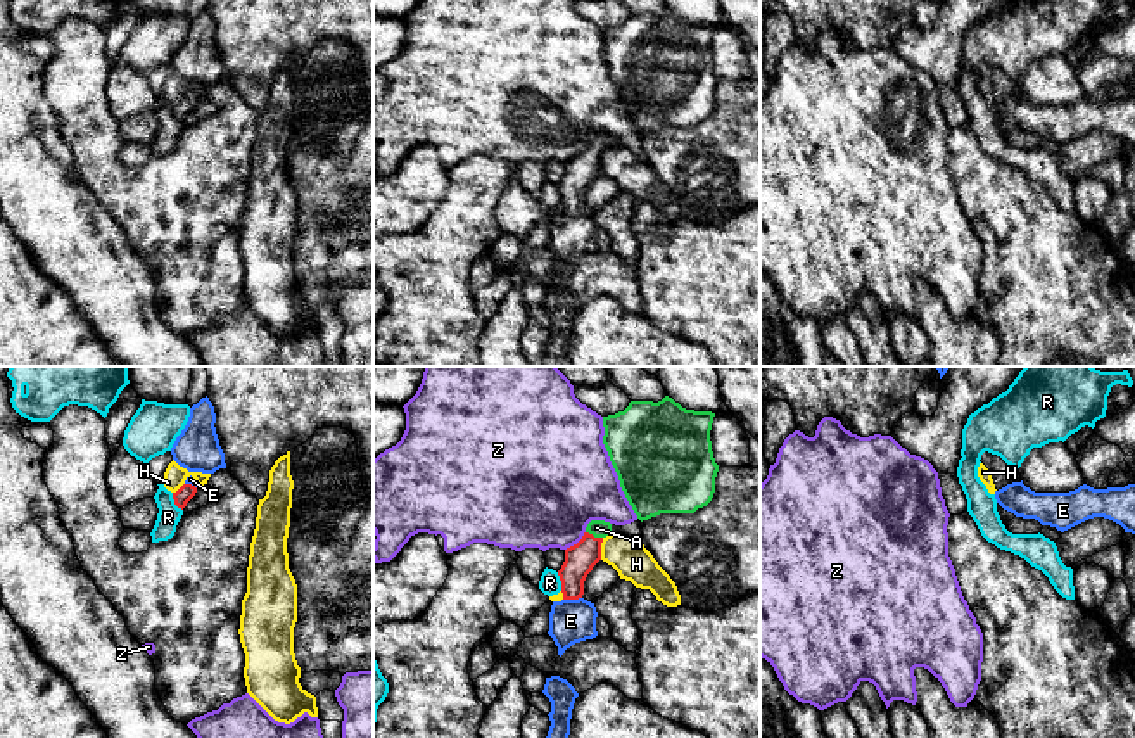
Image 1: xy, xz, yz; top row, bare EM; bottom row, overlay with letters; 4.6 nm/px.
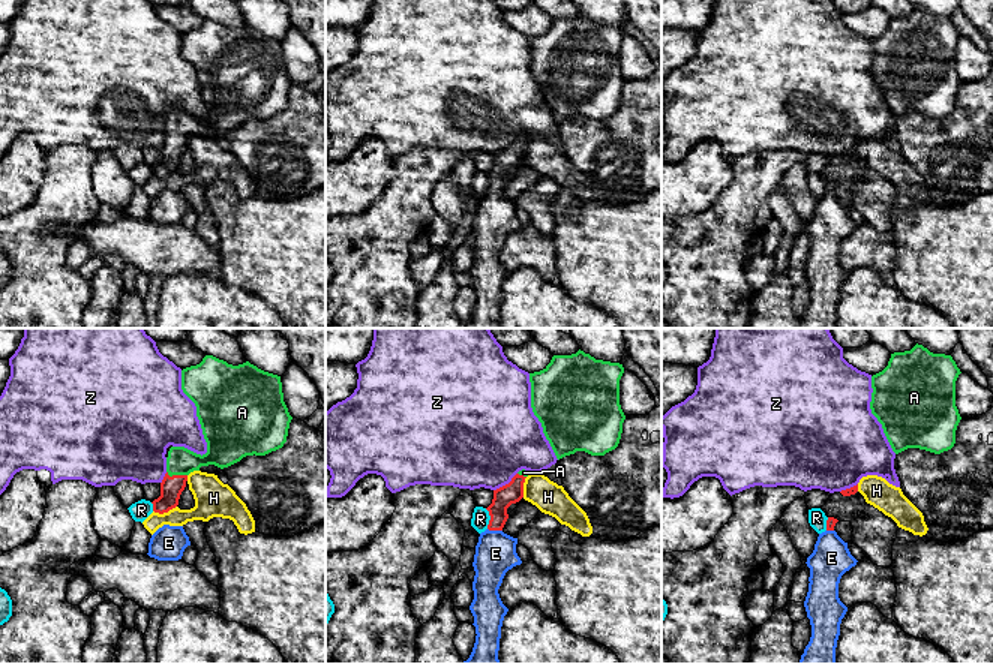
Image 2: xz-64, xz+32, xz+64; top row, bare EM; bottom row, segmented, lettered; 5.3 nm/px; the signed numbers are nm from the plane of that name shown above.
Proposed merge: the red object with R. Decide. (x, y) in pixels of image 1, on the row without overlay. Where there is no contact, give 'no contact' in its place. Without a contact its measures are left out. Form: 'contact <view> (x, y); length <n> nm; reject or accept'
contact xy (175, 114); length 100 nm; reject

